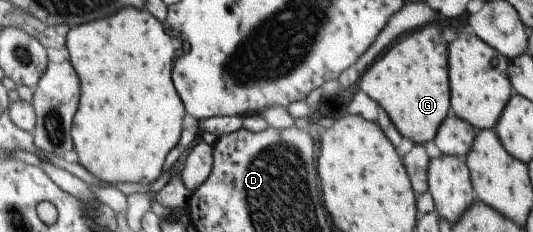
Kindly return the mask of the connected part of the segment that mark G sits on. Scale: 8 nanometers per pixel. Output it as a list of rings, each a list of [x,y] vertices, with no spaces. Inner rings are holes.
[[[437,26],[419,29],[397,42],[381,60],[361,74],[358,86],[383,107],[398,131],[415,144],[435,142],[452,108],[449,43]]]

